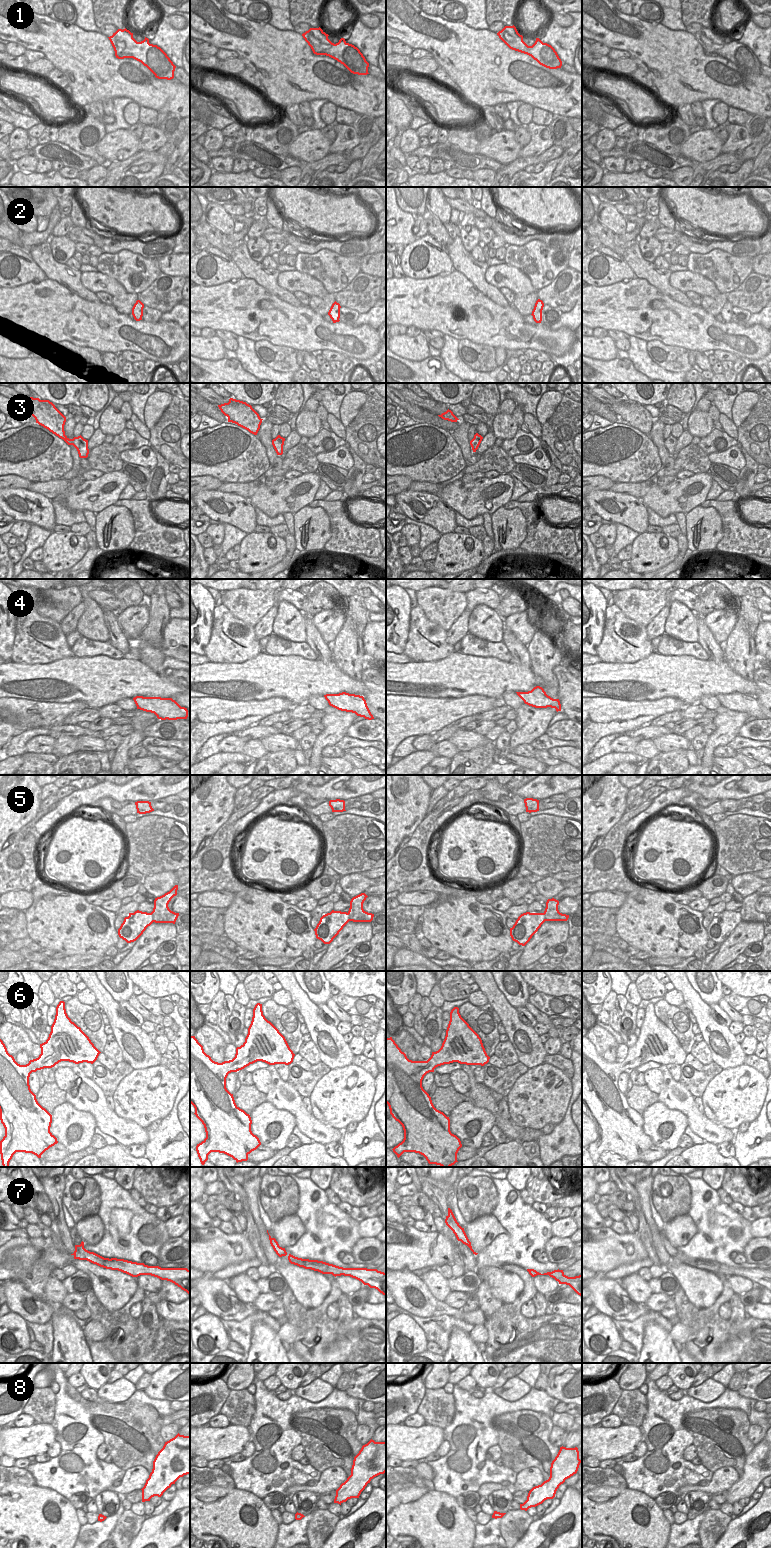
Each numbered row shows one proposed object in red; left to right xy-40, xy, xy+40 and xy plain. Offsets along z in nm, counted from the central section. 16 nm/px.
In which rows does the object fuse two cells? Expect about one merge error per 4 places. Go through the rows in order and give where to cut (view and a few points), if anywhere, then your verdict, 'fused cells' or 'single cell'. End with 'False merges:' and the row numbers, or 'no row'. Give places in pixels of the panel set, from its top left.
1: no cut; single cell
2: no cut; single cell
3: no cut; single cell
4: no cut; single cell
5: cut in xy-40 along (151, 912), (154, 921); fused cells
6: no cut; single cell
7: no cut; single cell
8: no cut; single cell
False merges: 5

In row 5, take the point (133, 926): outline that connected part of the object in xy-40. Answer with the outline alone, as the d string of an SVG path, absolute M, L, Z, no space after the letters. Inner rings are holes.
M137 910L134 913L129 913L129 916L124 918L123 923L118 929L118 935L127 943L134 942L153 922L152 913Z

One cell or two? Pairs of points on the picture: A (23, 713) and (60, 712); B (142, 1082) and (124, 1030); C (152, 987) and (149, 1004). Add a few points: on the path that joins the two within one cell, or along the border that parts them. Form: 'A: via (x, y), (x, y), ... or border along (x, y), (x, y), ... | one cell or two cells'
A: via (32, 713), (36, 711), (51, 712) | one cell
B: border along (159, 1064), (134, 1069) | two cells
C: border along (143, 991), (153, 997), (169, 996) | two cells

